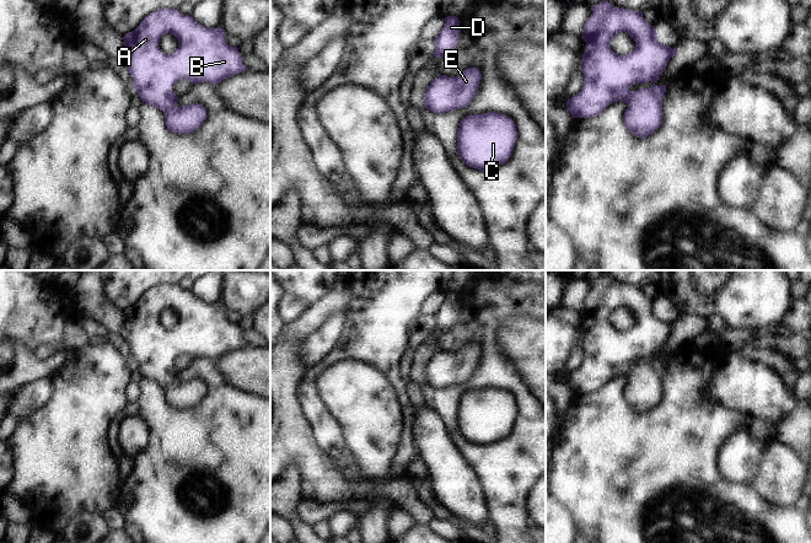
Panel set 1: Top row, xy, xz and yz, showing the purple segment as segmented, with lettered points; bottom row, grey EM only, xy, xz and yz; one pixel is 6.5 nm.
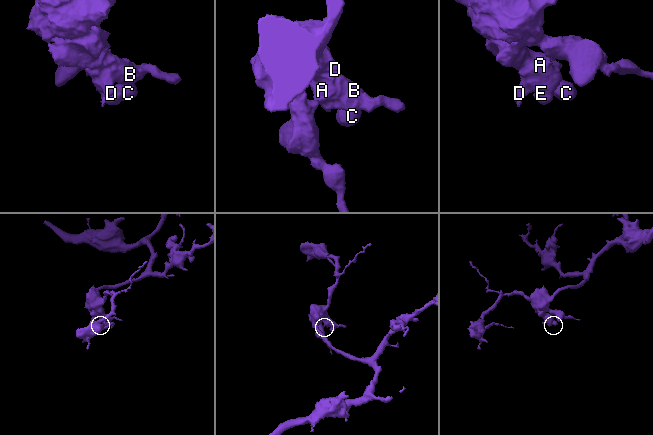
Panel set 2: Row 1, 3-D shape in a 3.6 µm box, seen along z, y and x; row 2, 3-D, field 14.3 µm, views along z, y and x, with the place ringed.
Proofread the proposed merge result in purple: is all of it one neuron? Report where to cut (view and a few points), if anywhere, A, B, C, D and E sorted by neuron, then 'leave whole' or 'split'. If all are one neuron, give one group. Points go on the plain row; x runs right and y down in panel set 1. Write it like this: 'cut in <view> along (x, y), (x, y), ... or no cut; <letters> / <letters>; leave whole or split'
no cut; A B C D E; leave whole

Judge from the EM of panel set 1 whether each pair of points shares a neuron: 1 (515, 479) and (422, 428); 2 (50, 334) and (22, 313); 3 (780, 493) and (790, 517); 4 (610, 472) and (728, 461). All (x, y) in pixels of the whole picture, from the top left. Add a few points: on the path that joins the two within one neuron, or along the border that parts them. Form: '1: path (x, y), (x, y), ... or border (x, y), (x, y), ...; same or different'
1: border (441, 418), (451, 444), (470, 468); different
2: path (43, 327), (30, 313); same
3: border (761, 494), (778, 505), (794, 505); different
4: border (730, 435), (719, 452), (719, 469), (736, 485); different

